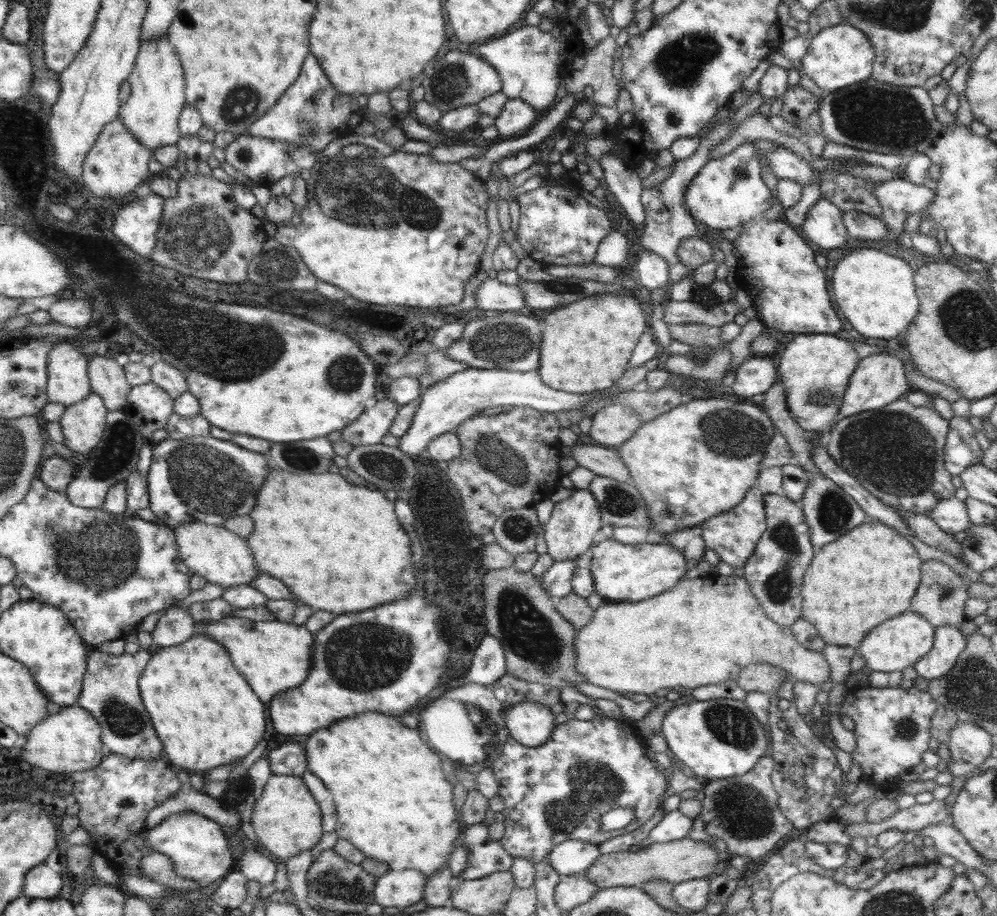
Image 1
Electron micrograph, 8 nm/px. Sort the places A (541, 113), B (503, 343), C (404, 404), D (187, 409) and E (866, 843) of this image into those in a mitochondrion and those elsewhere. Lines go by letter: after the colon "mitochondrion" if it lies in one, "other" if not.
A: other
B: mitochondrion
C: other
D: other
E: other

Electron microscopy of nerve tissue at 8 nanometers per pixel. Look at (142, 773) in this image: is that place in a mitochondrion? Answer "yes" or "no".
no

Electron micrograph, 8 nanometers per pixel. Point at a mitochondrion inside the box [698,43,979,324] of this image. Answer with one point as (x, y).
(870, 117)

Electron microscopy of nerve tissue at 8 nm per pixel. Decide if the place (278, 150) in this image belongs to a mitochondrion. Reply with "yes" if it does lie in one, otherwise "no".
no

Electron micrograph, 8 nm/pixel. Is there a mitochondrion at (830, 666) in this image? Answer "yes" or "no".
no

